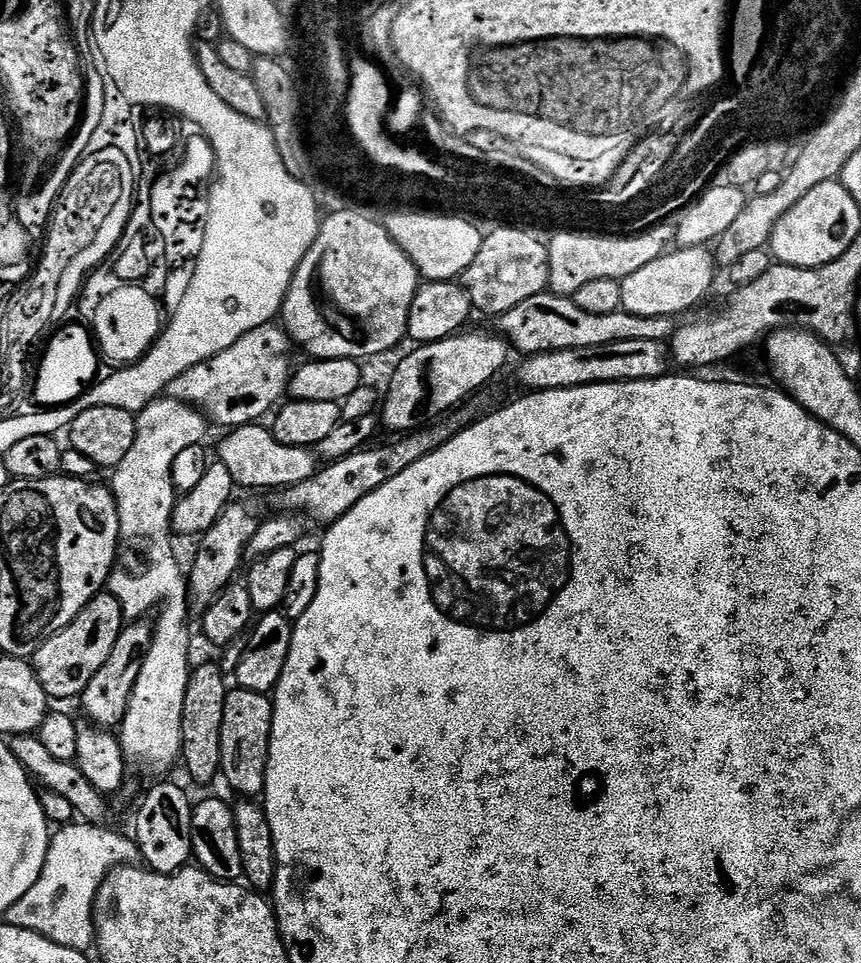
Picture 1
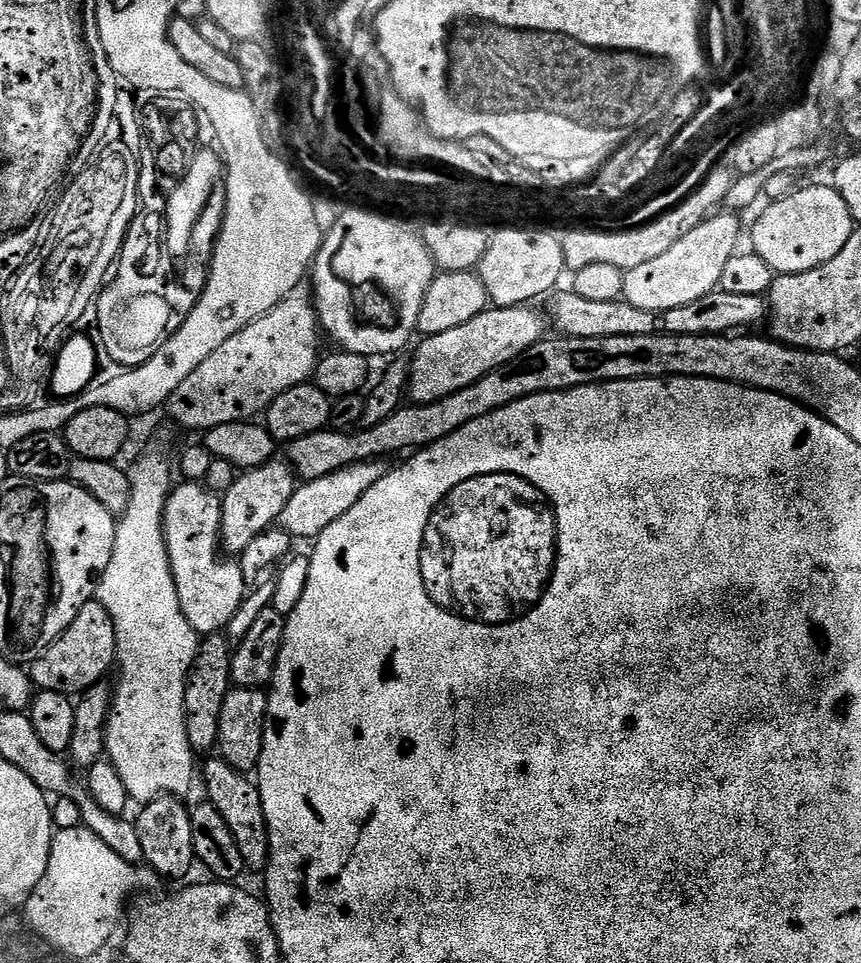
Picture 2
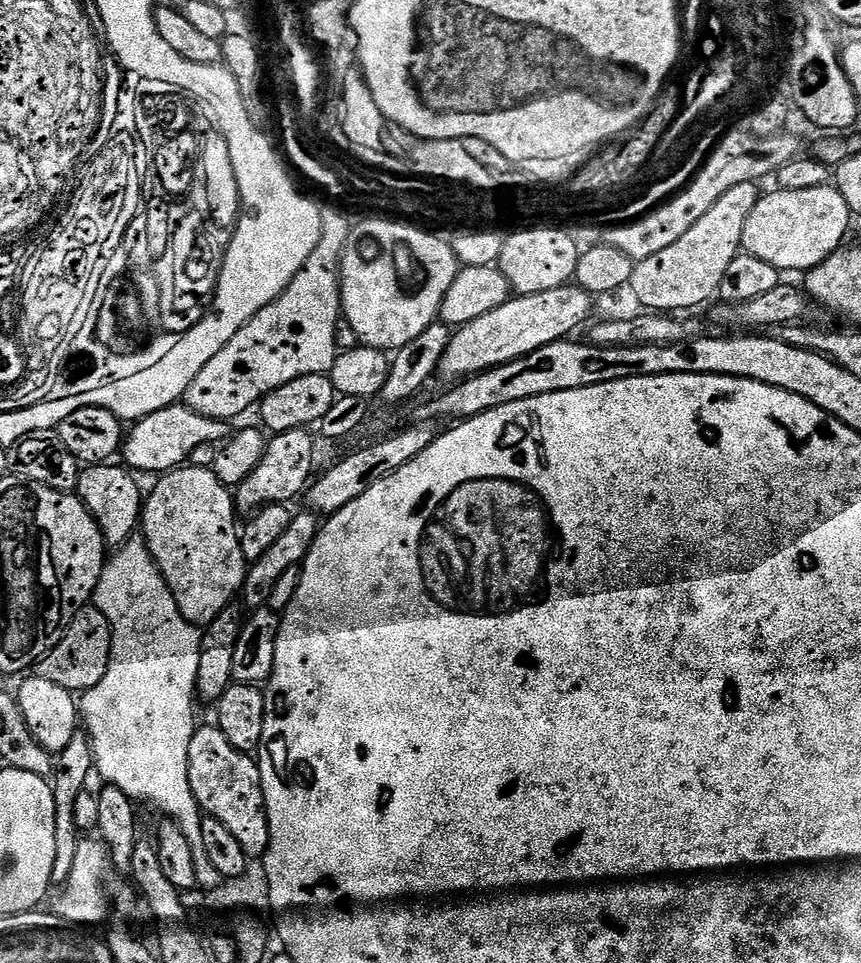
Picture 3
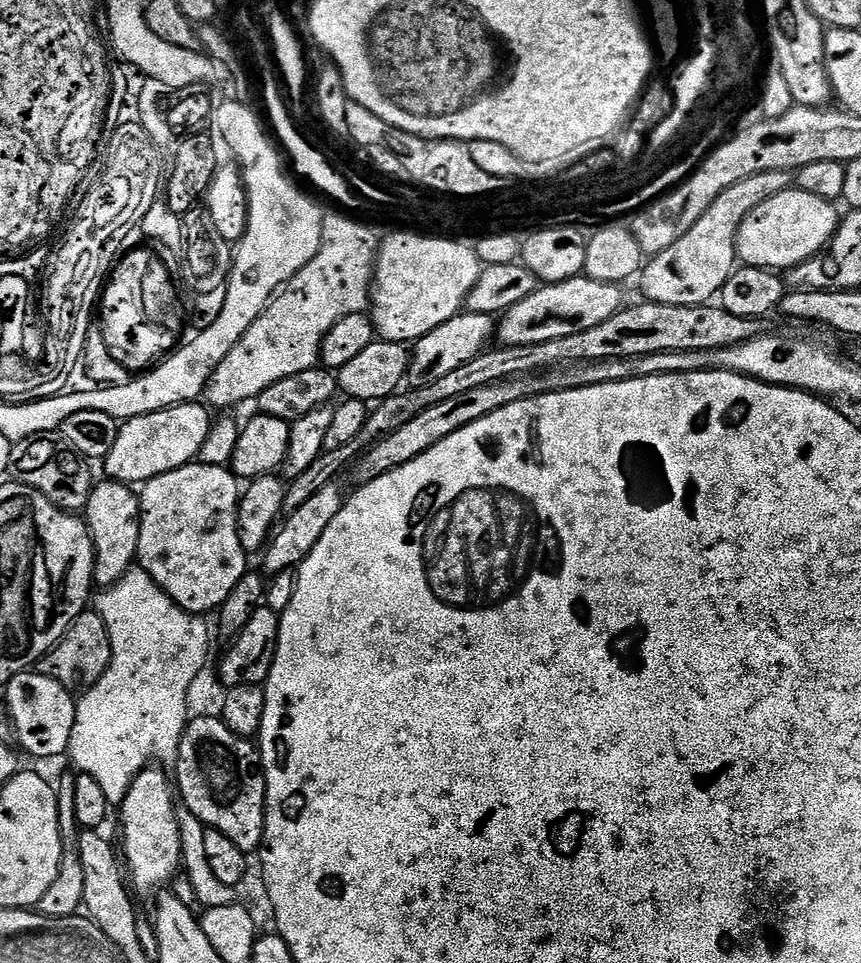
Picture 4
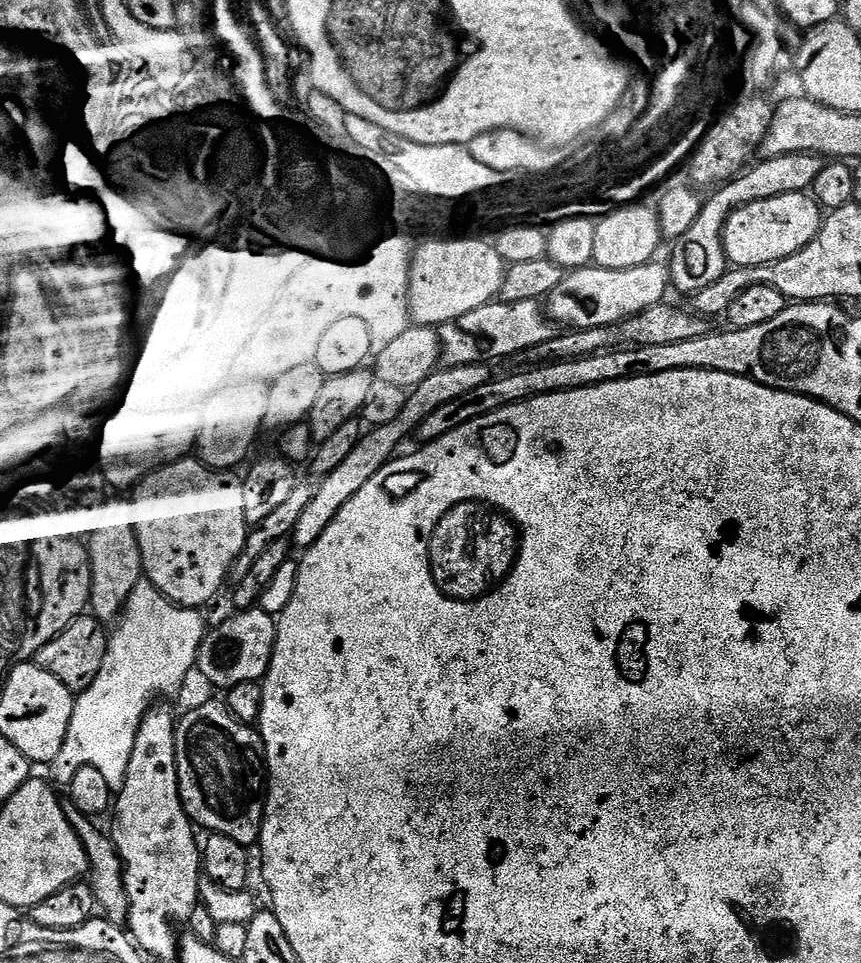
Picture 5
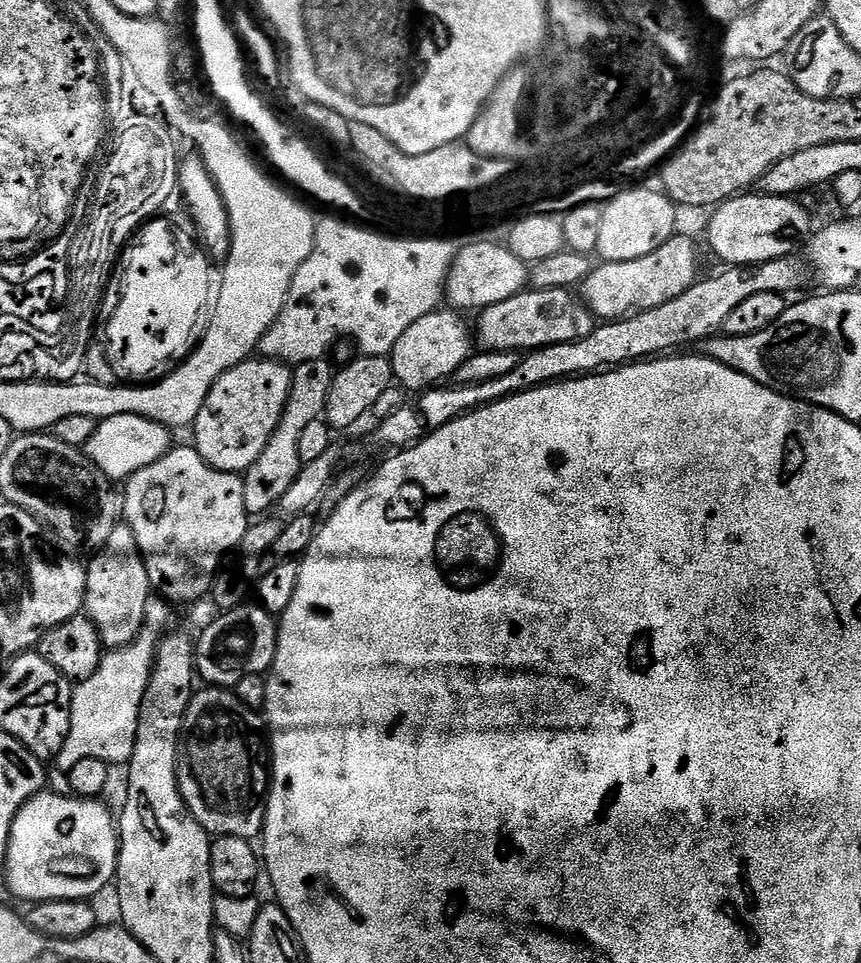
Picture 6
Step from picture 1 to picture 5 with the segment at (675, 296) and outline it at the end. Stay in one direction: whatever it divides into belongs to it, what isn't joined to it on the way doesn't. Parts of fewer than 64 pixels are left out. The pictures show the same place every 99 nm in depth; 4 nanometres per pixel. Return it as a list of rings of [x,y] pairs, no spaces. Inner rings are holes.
[[[799,152],[769,156],[759,162],[745,168],[739,176],[729,180],[727,184],[719,185],[709,195],[713,196],[709,200],[707,197],[701,203],[694,226],[690,226],[690,230],[686,230],[686,234],[682,234],[680,239],[671,245],[670,284],[675,291],[677,288],[680,292],[695,294],[710,286],[710,282],[718,282],[718,278],[722,278],[722,274],[726,271],[724,224],[730,218],[730,214],[755,200],[765,200],[791,192],[808,192],[814,178],[818,178],[818,174],[824,169],[826,160],[825,157],[816,156],[813,152]]]

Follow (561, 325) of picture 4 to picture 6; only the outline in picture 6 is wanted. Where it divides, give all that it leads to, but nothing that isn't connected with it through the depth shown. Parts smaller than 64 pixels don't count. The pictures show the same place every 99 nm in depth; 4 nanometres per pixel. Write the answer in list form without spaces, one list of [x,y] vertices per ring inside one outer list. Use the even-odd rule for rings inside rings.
[[[677,234],[658,246],[658,250],[646,254],[646,258],[613,264],[597,263],[584,280],[582,299],[601,321],[623,320],[637,316],[639,312],[654,310],[654,306],[663,306],[665,302],[678,298],[678,294],[686,294],[701,276],[700,252],[695,242],[688,236]]]

